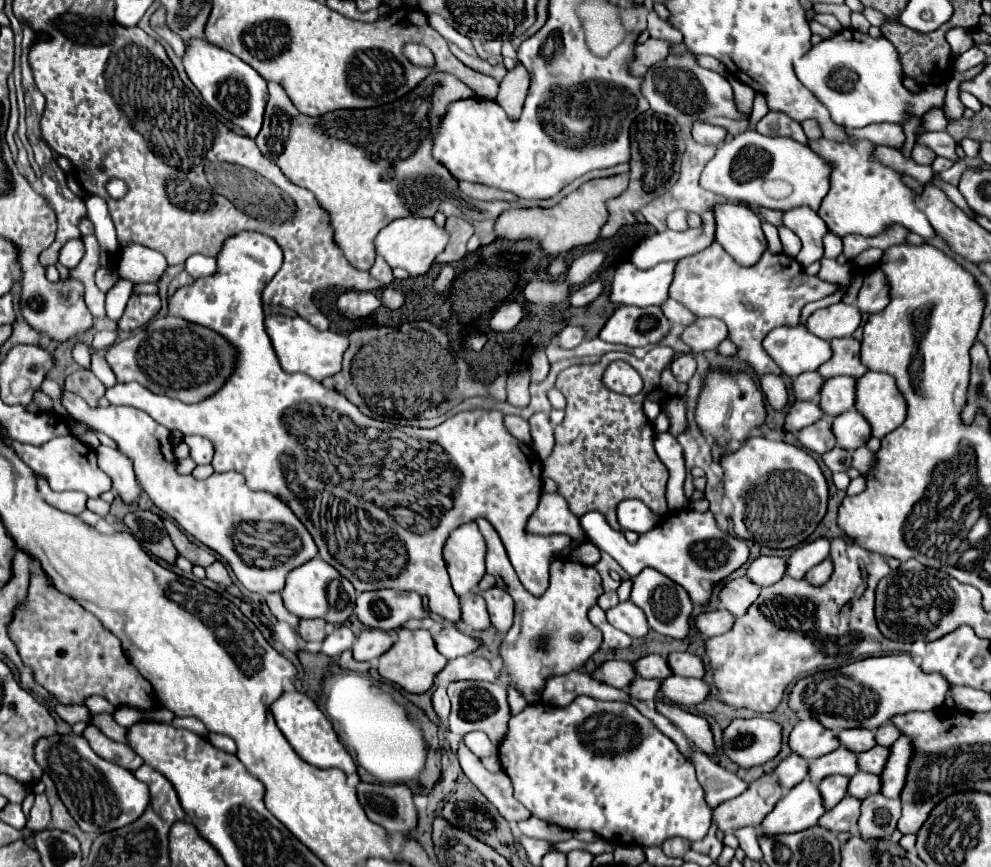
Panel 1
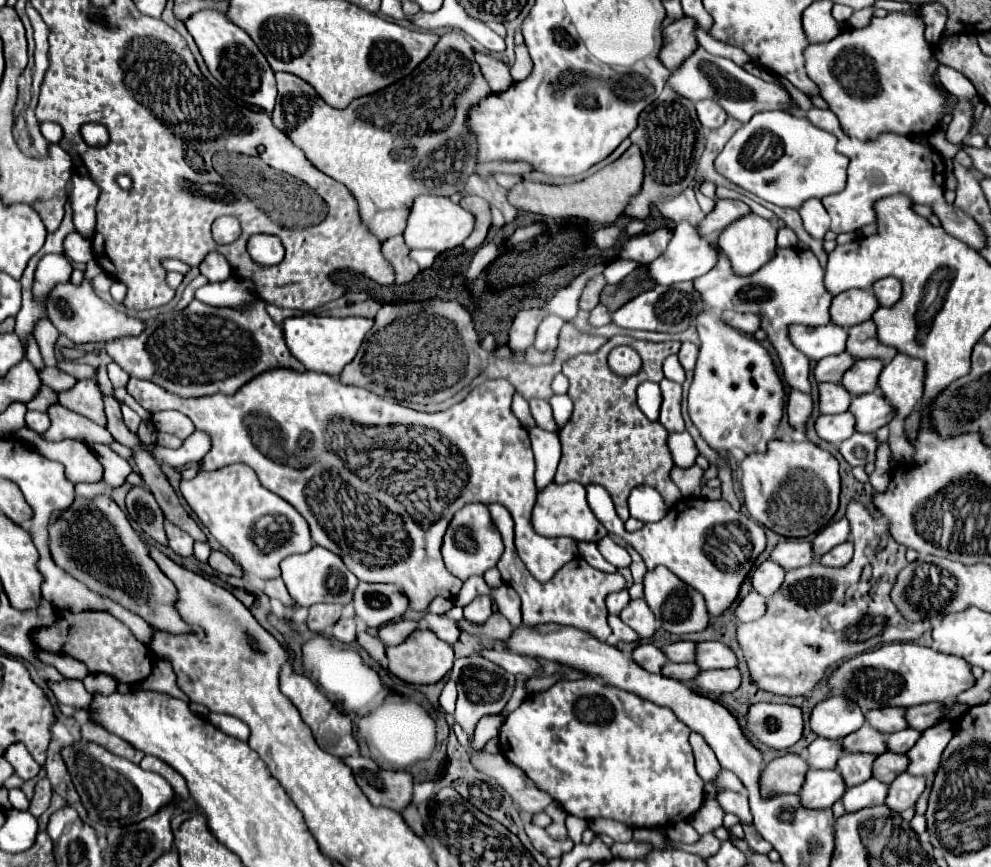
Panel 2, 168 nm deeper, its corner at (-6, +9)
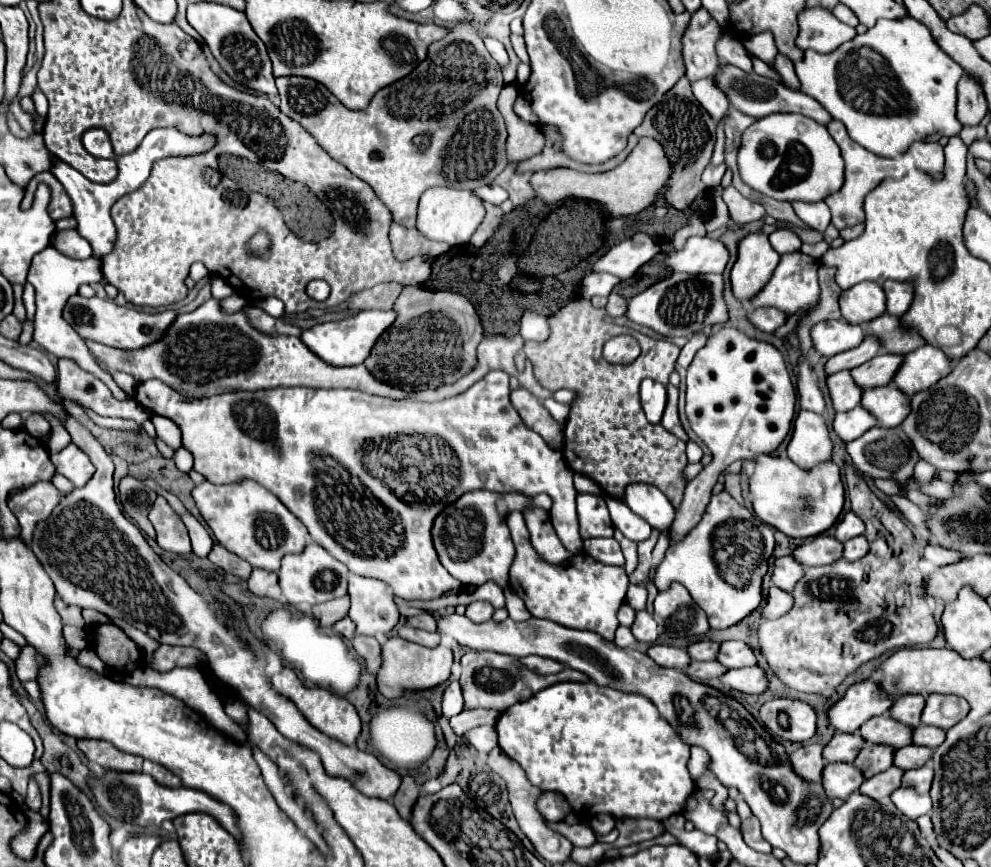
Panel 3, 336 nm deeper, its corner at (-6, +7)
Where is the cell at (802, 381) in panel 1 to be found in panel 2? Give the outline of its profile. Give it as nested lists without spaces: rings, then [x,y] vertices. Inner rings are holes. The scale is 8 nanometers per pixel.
[[[848,351],[840,353],[840,355],[832,355],[832,357],[824,357],[818,365],[816,365],[816,381],[830,381],[830,383],[840,383],[842,375],[854,365],[856,357],[850,355]]]

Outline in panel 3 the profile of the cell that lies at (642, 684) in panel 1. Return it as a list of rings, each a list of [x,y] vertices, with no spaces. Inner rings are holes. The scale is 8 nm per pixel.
[[[692,661],[686,669],[686,675],[694,681],[704,681],[710,677],[720,677],[722,673],[726,673],[726,669],[718,663],[718,661]]]

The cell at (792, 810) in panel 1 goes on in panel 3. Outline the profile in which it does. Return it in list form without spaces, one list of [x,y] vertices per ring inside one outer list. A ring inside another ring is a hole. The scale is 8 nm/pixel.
[[[828,763],[822,771],[822,787],[830,799],[850,797],[862,781],[862,773],[852,763]]]

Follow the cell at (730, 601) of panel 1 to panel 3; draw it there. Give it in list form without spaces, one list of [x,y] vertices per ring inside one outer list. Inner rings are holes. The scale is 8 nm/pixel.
[[[790,555],[778,557],[774,561],[774,571],[772,571],[772,585],[782,589],[782,591],[792,591],[796,581],[804,575],[804,567],[796,563]]]

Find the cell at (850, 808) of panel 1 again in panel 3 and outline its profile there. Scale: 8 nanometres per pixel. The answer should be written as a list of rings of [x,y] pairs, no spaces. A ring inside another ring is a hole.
[[[890,767],[870,779],[866,779],[860,785],[860,793],[866,793],[866,797],[874,797],[874,801],[886,801],[898,787],[902,779],[902,771],[898,767]]]

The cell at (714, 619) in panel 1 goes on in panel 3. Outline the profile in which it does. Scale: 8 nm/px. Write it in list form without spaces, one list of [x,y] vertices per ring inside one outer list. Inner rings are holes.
[[[770,587],[766,605],[762,607],[760,613],[762,613],[762,619],[776,619],[776,617],[784,615],[790,607],[792,607],[792,595],[786,591],[780,591],[776,587]]]

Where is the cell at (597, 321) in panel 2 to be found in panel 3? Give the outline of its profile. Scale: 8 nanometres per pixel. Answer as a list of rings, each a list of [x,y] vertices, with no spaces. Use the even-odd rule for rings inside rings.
[[[612,293],[612,295],[608,297],[608,303],[606,303],[604,309],[606,309],[606,315],[608,315],[608,317],[620,317],[620,315],[626,313],[626,307],[628,307],[628,301],[626,301],[624,297]]]

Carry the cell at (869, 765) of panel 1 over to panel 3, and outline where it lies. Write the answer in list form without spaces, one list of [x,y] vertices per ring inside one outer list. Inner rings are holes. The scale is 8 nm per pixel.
[[[920,725],[914,729],[912,733],[912,743],[914,745],[924,745],[930,749],[936,749],[938,745],[942,745],[944,741],[944,731],[938,727],[930,727],[930,725]]]

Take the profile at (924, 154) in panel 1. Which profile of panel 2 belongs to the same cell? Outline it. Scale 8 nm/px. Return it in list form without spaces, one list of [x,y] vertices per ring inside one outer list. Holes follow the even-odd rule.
[[[960,99],[958,105],[952,109],[952,123],[948,125],[946,137],[950,143],[960,143],[974,125],[974,113],[972,113],[972,101],[970,99]]]

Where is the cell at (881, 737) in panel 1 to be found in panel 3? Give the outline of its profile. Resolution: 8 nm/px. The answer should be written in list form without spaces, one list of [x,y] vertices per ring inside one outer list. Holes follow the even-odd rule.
[[[928,695],[926,707],[922,711],[922,723],[934,725],[940,729],[950,729],[958,721],[962,721],[970,711],[970,705],[956,695]]]

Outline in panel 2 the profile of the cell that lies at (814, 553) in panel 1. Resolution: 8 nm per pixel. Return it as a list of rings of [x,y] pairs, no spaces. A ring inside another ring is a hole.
[[[842,517],[840,521],[830,523],[822,531],[818,531],[816,539],[812,541],[814,543],[814,553],[822,555],[822,553],[830,551],[832,547],[844,543],[848,537],[850,537],[850,523],[848,523],[846,517]]]

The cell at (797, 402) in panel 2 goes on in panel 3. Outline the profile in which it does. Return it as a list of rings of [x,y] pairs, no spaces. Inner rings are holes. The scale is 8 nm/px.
[[[800,409],[794,419],[792,439],[788,443],[788,457],[796,465],[802,465],[802,469],[812,469],[818,463],[828,461],[830,453],[832,441],[822,415]]]

